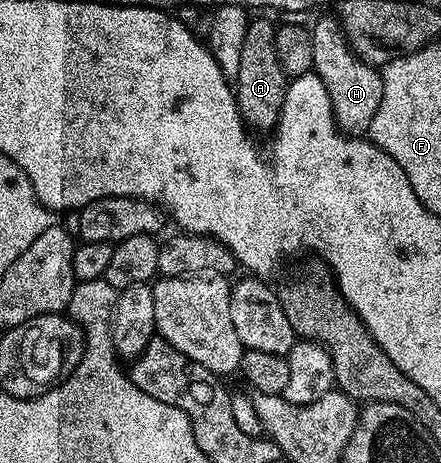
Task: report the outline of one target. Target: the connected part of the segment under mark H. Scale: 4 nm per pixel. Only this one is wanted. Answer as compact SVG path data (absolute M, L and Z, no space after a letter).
M323 17L312 24L313 37L313 67L312 72L321 78L329 93L333 105L335 123L345 135L363 137L368 134L373 125L373 117L377 115L384 97L383 76L380 70L356 57L355 51L348 45L343 28L334 17Z

